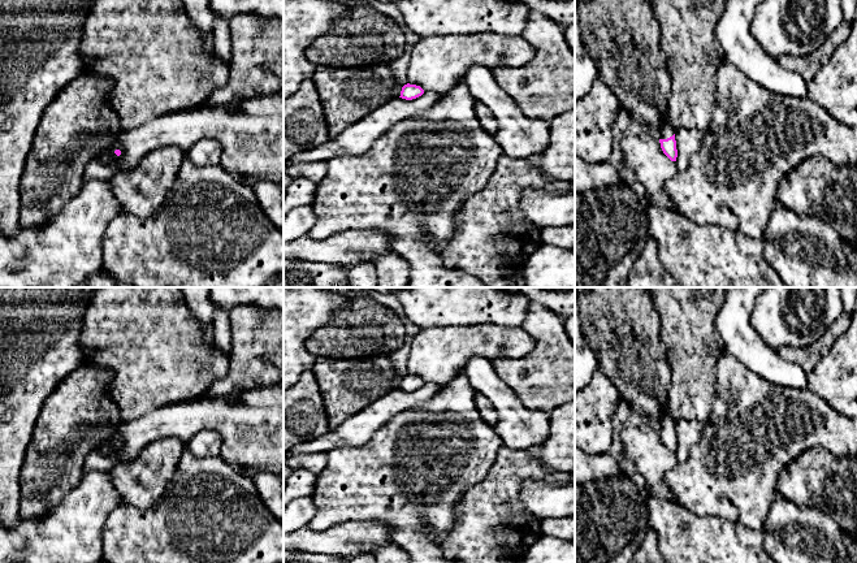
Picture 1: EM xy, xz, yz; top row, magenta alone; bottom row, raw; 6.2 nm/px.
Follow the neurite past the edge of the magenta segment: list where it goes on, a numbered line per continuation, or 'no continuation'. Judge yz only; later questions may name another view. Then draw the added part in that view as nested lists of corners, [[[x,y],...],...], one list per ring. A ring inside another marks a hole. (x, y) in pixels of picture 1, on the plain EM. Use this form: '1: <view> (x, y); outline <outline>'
1: yz (687, 315); outline [[[654,287],[659,335],[671,369],[667,413],[661,430],[680,419],[706,424],[714,413],[717,360],[726,351],[714,320],[724,302],[724,287]]]

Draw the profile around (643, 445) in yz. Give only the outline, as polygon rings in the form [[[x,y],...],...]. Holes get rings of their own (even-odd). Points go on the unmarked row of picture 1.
[[[644,420],[640,425],[623,429],[620,436],[626,456],[646,478],[649,495],[675,502],[663,478],[678,464],[678,458],[663,445],[659,432]]]

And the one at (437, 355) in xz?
[[[481,324],[442,329],[421,329],[411,341],[407,374],[420,377],[424,384],[445,385],[464,372],[471,356],[484,356],[492,361],[507,358],[519,359],[529,354],[536,342],[520,326]]]

